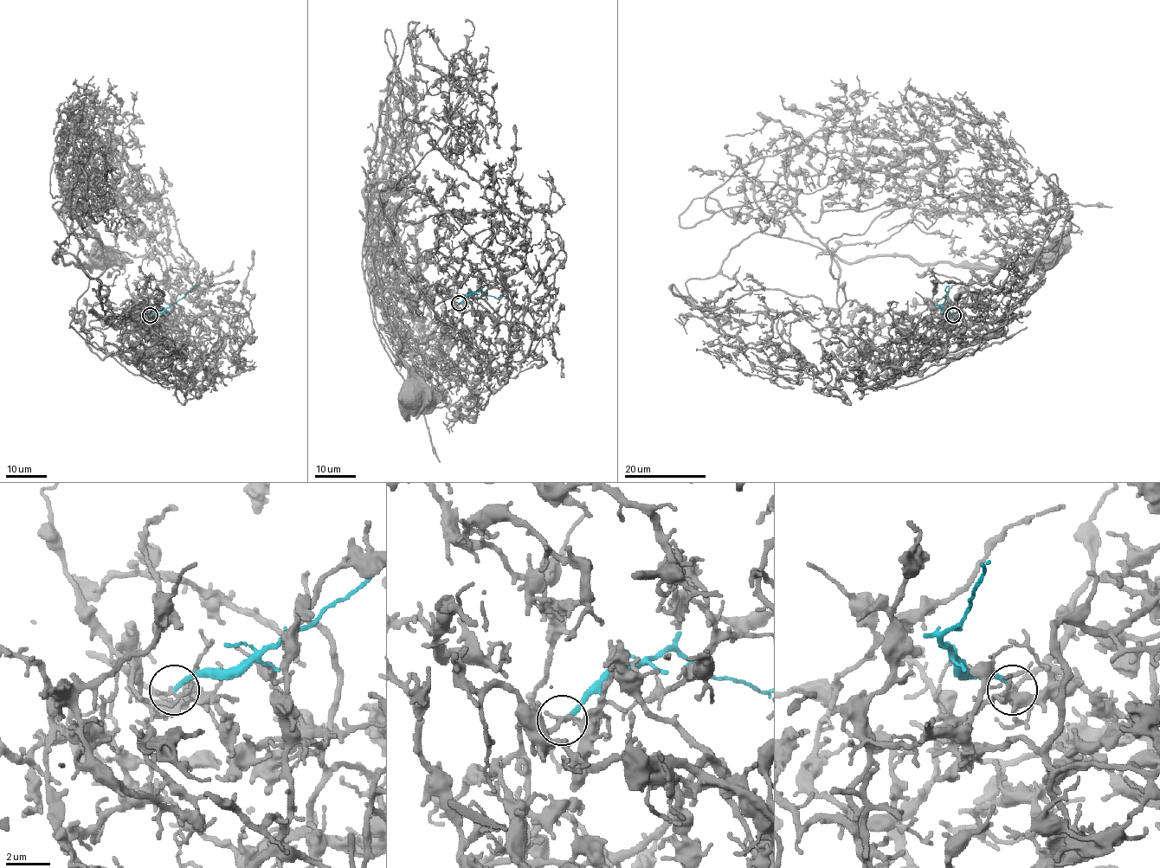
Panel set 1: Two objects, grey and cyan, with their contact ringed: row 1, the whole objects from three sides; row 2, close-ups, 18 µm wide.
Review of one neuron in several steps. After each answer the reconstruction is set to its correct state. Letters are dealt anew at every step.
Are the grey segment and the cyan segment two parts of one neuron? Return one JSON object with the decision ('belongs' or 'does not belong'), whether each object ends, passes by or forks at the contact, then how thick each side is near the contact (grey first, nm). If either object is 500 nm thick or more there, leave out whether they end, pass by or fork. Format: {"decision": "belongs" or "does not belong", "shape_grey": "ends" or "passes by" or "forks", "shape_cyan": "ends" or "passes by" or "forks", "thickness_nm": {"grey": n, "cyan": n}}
{"decision": "does not belong", "shape_grey": "passes by", "shape_cyan": "ends", "thickness_nm": {"grey": 200, "cyan": 240}}

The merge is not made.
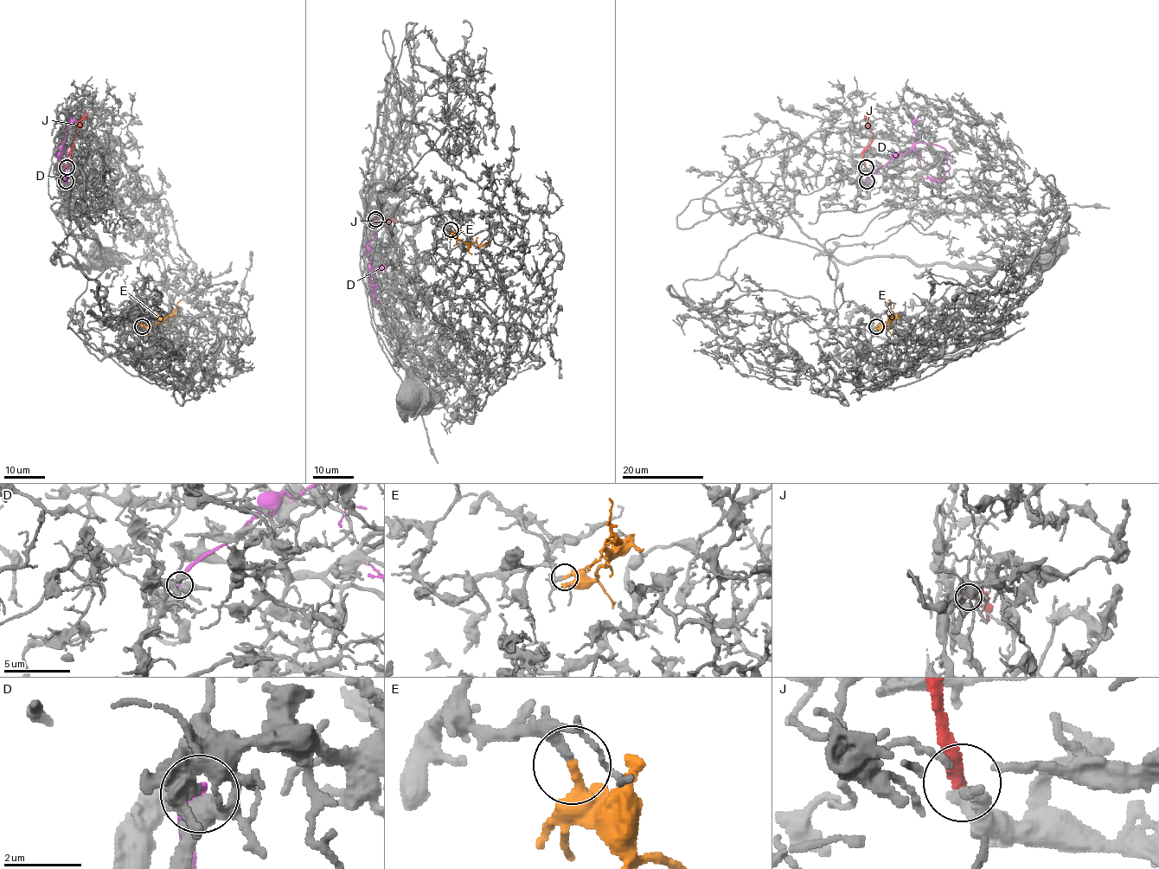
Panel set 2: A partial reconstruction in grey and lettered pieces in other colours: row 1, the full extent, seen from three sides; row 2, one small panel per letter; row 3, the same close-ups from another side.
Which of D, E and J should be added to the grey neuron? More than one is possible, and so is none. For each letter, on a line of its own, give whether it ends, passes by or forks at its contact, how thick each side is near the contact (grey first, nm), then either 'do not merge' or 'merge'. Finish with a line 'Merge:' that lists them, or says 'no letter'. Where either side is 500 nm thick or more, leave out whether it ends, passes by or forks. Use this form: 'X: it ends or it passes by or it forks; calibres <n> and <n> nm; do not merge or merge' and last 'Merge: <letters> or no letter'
D: it ends; calibres 420 and 300 nm; do not merge
E: it ends; calibres 240 and 280 nm; merge
J: it ends; calibres 240 and 280 nm; do not merge
Merge: E

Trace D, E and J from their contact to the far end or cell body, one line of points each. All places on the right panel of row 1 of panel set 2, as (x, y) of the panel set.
D: (867, 181), (873, 174), (916, 143), (941, 146), (946, 151), (949, 170), (940, 180), (932, 180), (924, 174)
E: (876, 326), (885, 327), (888, 323), (892, 313), (887, 299)
J: (865, 166), (863, 149), (873, 136), (866, 110)

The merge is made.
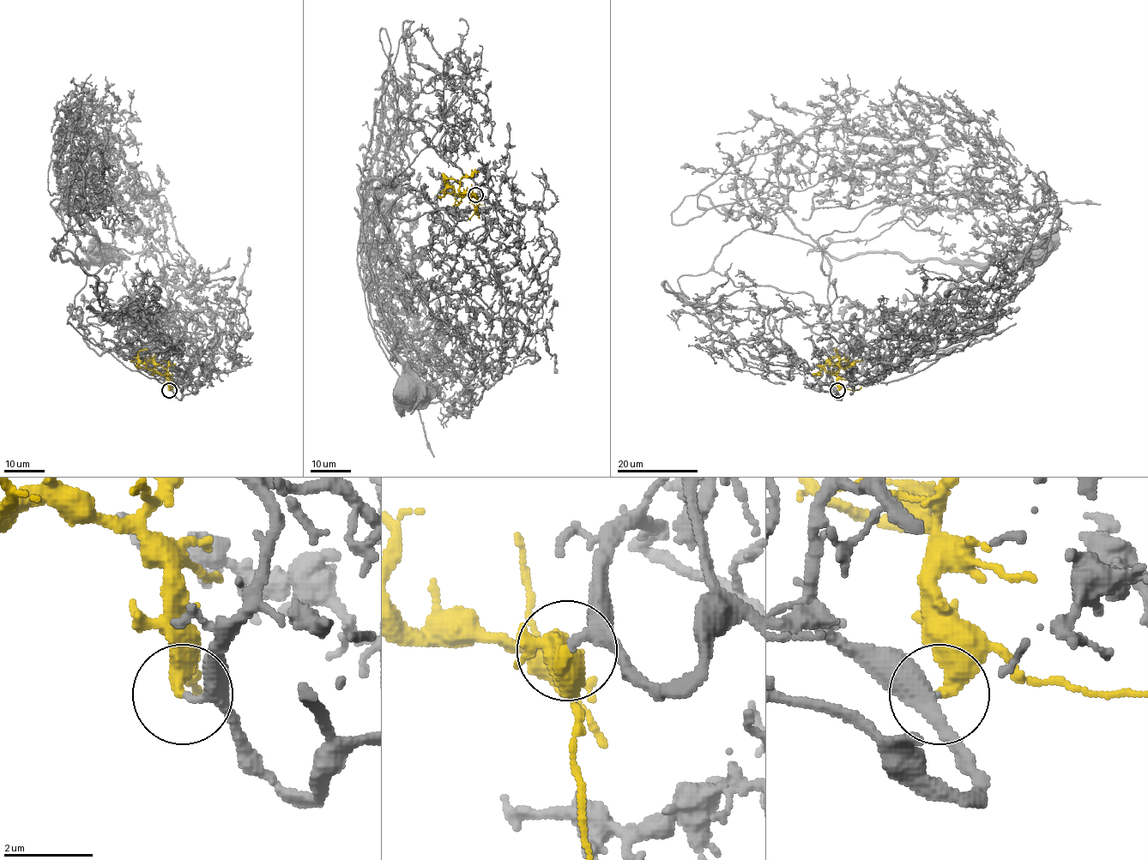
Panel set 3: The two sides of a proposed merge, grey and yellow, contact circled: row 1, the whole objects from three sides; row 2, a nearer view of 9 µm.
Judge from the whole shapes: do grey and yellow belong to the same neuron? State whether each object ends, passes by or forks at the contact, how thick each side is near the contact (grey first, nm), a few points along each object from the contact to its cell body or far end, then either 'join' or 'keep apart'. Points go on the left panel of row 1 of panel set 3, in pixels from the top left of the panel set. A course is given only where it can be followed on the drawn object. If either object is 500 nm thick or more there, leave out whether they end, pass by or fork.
grey passes by; yellow ends; calibres 240 and 440 nm; course grey (169, 390), (169, 365), (115, 347), (122, 310), (87, 320), (106, 298), (72, 231), (52, 257), (99, 261); course yellow (169, 390), (169, 381), (164, 375), (153, 374), (154, 372), (138, 365), (138, 355), (130, 362); join

